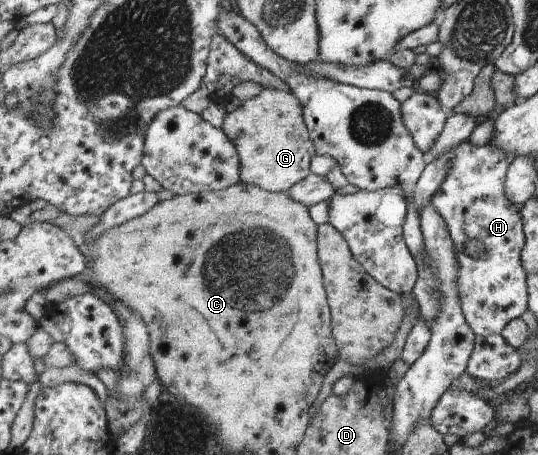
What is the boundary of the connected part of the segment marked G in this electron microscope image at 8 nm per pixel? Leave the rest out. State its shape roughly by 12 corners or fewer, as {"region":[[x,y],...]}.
{"region":[[294,92],[227,114],[242,181],[288,192],[317,146]]}

